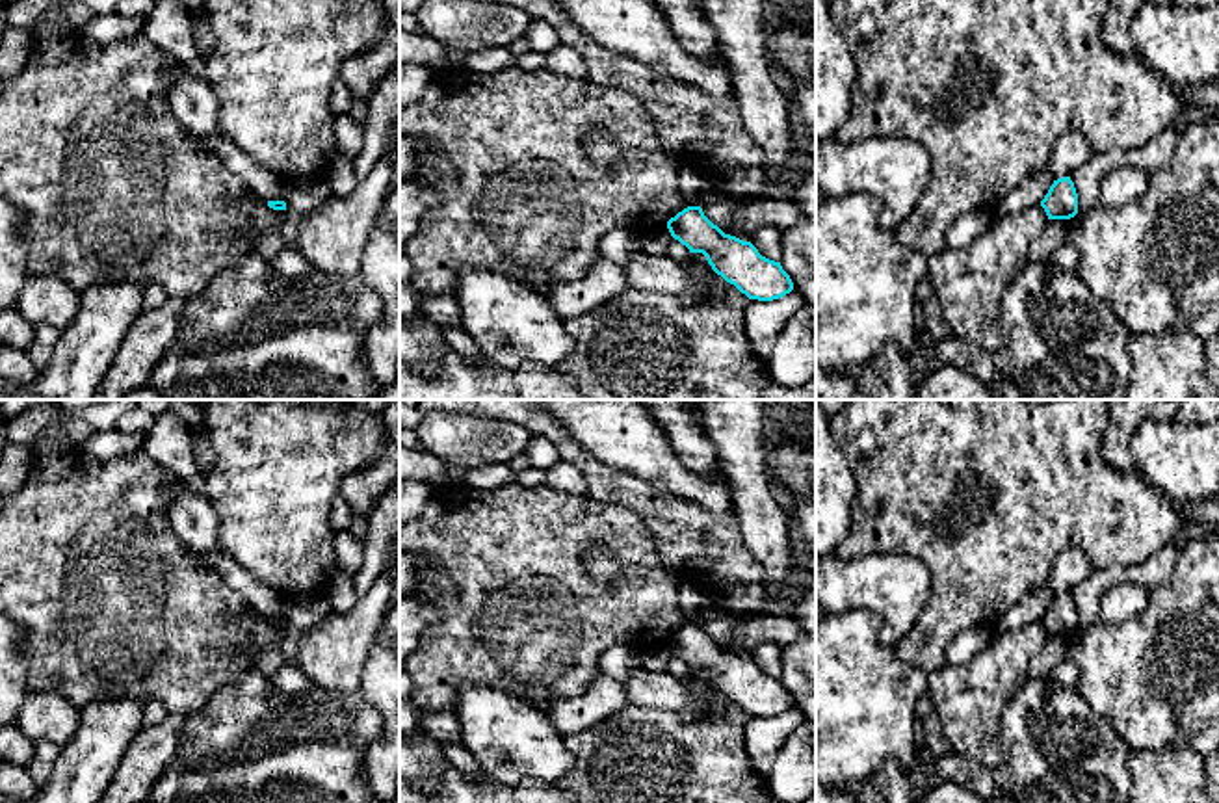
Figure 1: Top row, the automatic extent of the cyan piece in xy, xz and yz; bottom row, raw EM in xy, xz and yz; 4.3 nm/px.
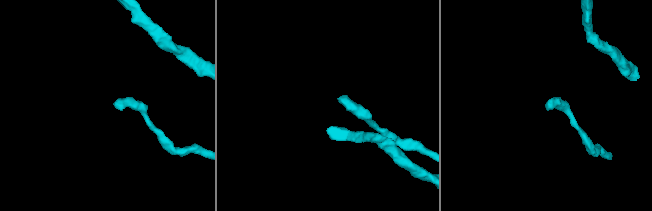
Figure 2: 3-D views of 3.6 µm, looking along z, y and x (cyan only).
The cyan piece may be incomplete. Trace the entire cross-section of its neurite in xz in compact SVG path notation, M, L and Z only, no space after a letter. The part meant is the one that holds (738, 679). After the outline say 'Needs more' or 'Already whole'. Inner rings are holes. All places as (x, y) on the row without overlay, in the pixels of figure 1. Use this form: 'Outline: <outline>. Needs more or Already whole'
Outline: M701 623L678 628L667 645L689 669L702 669L712 686L749 716L773 717L793 706L780 678L762 673L751 658L725 651Z. Already whole

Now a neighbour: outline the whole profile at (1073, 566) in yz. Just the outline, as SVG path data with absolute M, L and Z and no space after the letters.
M1067 550L1055 561L1046 586L1055 597L1070 593L1070 589L1083 582L1093 571L1094 567L1083 552Z

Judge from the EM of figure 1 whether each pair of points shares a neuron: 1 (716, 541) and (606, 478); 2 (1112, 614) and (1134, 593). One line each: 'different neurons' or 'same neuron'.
1: same neuron
2: same neuron

